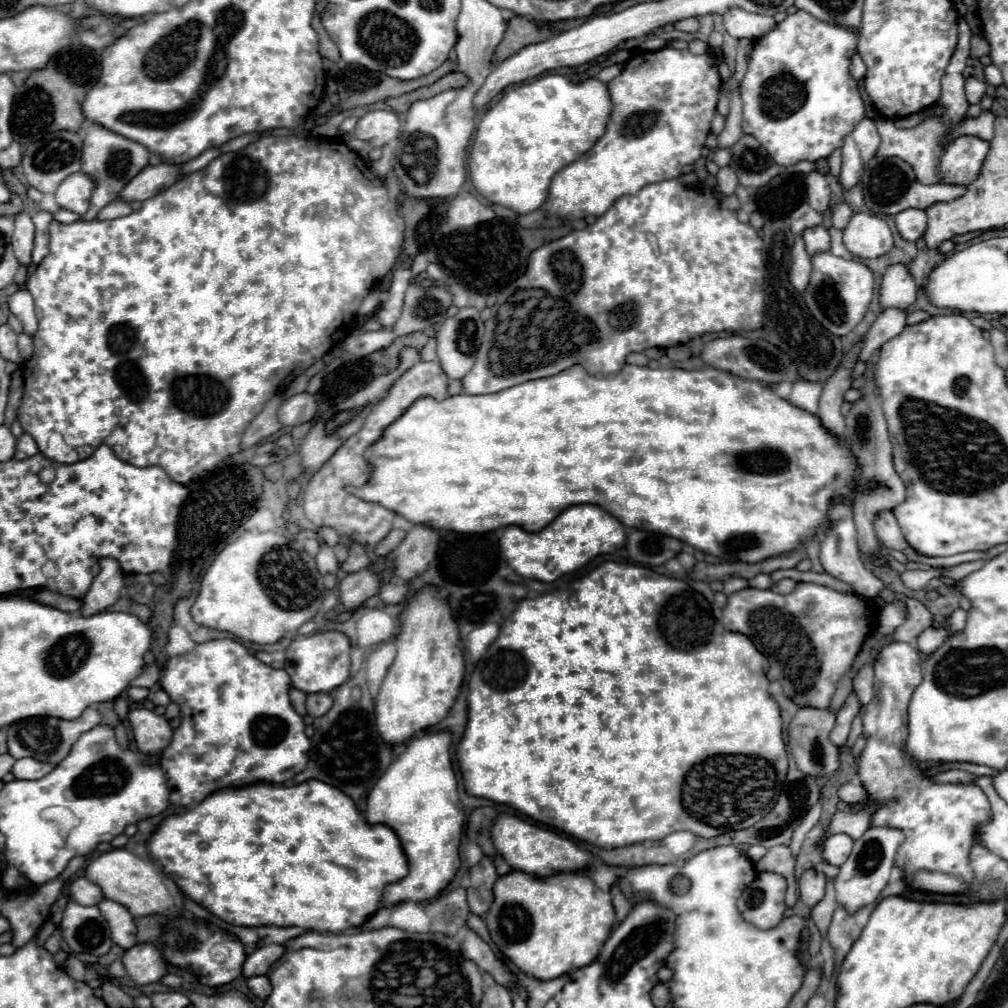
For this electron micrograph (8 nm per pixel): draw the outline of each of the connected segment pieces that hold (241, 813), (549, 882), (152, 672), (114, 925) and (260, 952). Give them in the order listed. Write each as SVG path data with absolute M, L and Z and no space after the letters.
M307 780L307 782L295 784L295 786L253 782L253 784L245 784L245 786L221 788L213 794L209 794L201 804L193 806L191 810L163 818L159 828L149 836L147 850L149 850L149 858L161 862L163 874L169 876L187 898L195 900L197 904L201 904L205 910L219 916L227 924L249 926L249 928L299 926L299 928L307 928L307 930L315 930L315 932L331 932L331 934L345 932L353 926L361 926L381 906L381 896L383 896L385 886L401 880L407 874L407 860L405 860L405 854L397 840L397 834L389 826L367 824L347 794L343 794L339 788L333 788L321 780Z
M513 870L493 888L495 902L485 914L493 944L521 972L537 980L553 980L591 964L615 922L611 894L599 890L583 872L539 878Z
M147 652L147 654L145 654L145 666L143 666L139 678L133 680L133 686L151 688L151 686L155 686L157 678L159 678L159 670L157 670L157 666L155 666L155 658L153 658L151 652Z
M103 900L97 906L101 908L101 914L105 916L105 920L109 920L113 942L117 946L123 946L123 950L135 946L137 944L137 940L135 940L137 928L135 928L135 922L133 922L133 916L129 914L129 910L113 900Z
M265 944L259 946L253 954L247 956L245 964L243 964L243 976L259 976L259 974L267 974L269 968L285 954L285 946L283 944Z

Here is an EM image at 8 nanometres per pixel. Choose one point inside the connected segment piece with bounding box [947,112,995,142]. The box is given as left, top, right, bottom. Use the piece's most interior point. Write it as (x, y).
(982, 127)

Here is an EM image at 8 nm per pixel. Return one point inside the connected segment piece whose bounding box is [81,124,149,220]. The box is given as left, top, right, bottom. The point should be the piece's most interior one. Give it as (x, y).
(110, 160)

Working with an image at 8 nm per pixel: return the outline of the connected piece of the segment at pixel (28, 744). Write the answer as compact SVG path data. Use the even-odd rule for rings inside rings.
M87 708L77 720L61 720L61 718L25 718L7 728L7 748L13 758L35 758L39 762L59 764L71 750L71 746L77 742L77 738L87 732L89 728L95 728L101 724L101 716L95 708Z

